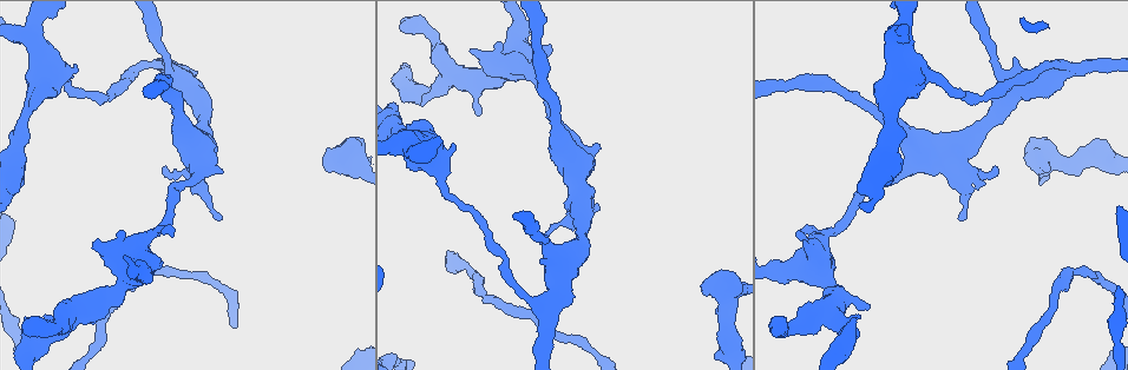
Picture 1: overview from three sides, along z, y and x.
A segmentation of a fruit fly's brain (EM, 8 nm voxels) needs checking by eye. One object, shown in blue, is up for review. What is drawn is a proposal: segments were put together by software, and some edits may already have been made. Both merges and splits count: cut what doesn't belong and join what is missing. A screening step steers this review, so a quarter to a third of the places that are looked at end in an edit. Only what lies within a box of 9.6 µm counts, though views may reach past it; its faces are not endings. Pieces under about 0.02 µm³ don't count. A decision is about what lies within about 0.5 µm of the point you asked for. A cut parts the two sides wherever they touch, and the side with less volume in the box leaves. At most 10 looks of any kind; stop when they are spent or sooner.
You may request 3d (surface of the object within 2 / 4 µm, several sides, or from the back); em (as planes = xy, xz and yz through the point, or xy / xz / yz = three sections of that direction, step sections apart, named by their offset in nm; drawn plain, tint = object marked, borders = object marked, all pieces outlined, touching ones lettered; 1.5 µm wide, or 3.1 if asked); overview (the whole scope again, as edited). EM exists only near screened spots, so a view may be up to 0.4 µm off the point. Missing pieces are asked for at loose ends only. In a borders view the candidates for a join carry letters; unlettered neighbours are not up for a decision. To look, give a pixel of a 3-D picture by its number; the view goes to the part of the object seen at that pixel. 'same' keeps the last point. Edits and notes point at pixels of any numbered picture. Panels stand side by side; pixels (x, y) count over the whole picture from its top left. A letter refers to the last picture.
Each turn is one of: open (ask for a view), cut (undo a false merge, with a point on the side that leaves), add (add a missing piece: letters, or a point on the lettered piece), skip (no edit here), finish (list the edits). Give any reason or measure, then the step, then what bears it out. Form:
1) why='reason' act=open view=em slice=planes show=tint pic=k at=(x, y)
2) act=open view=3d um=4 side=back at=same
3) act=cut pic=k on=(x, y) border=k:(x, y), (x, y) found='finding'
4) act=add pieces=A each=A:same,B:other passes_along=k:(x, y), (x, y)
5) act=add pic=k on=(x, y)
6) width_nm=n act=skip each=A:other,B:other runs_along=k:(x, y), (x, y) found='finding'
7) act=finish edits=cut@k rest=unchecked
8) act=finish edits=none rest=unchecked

why='branch stops here' act=open view=em slice=planes show=borders pic=1 at=(963, 220)

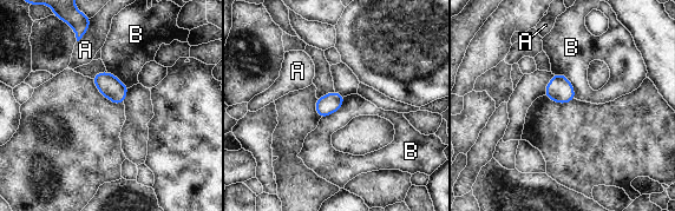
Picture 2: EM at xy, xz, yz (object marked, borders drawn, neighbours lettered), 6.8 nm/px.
width_nm=160 act=skip each=A:other,B:other border=2:(554, 73), (570, 81), (575, 98) found='none of them fits'

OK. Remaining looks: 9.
why='branch point' act=open view=em slice=yz step=4 show=tint pic=1 at=(538, 304)

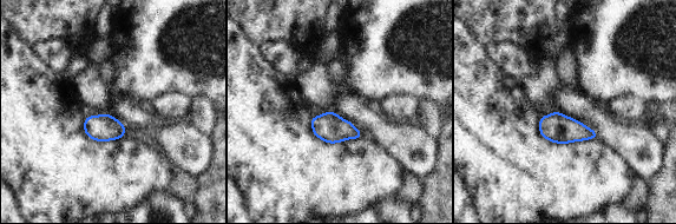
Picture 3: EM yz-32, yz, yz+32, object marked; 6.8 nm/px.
why='cut it another way' act=open view=em slice=planes show=borders at=same

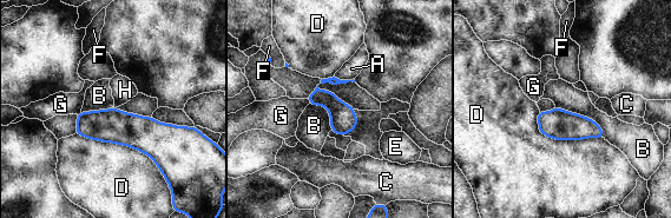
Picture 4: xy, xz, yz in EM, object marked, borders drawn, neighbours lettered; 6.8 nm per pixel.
longest_contact=D:750nm act=skip each=A:other,B:other,C:other,D:other,E:other,F:other,G:other,H:other border=4:(74, 133), (145, 153), (170, 186) found='all the same cell'

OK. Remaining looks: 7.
act=open view=em slice=yz step=8 show=borders pic=1 at=(153, 234)

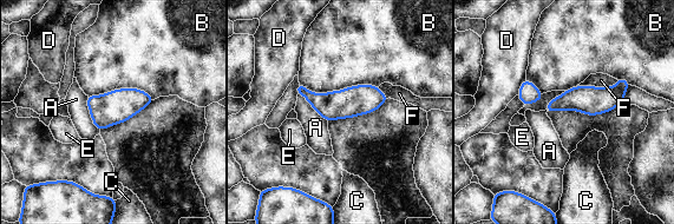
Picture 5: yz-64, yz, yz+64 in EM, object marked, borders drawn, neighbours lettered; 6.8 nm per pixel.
act=skip each=A:other,B:other,C:other,D:other,E:other,F:other found='one cell here'

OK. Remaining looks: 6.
why='stops while still wide' act=open view=3d um=2 pic=1 at=(870, 307)

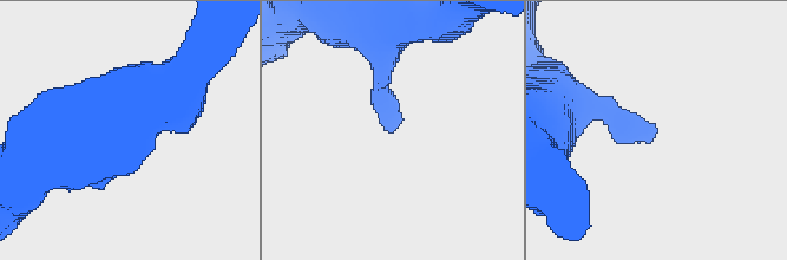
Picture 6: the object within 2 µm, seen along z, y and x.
why='shape alone is not enough' act=open view=em slice=planes show=tint pic=6 at=(391, 130)

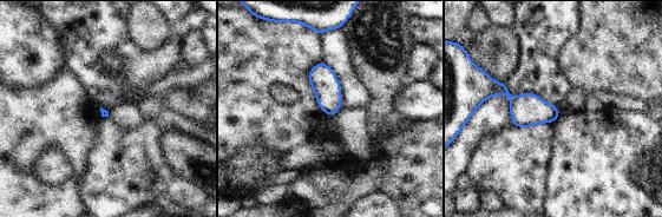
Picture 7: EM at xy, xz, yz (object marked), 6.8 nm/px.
why='what lies round it' act=open view=em slice=planes show=borders at=same

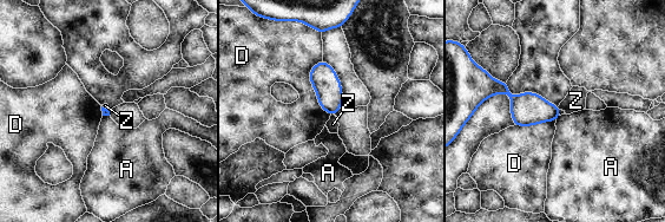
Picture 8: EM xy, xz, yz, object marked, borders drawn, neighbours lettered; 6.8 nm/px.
act=skip each=A:other,D:other,Z:other border=8:(321, 59), (309, 80), (330, 115) found='no lettered piece goes on from it'

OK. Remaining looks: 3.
act=finish edits=none rest=unchecked

